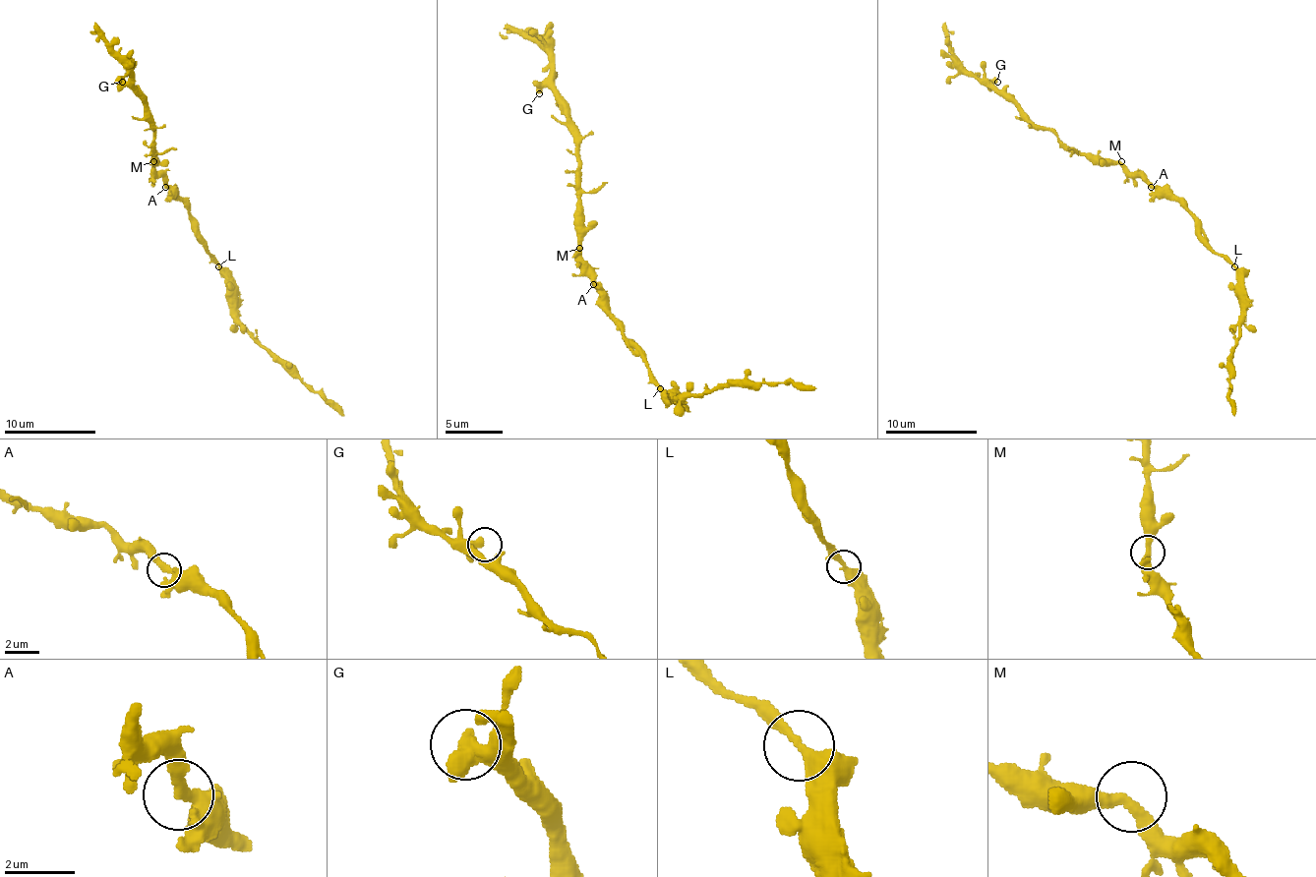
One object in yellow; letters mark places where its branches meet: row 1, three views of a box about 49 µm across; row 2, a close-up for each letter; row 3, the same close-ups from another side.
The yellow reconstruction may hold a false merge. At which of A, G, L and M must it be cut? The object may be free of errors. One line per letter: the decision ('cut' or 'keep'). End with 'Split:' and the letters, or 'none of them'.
A: keep
G: keep
L: keep
M: keep
Split: none of them

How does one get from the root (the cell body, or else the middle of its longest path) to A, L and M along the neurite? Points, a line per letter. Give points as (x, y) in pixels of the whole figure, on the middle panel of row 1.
A: (608, 302), (593, 284)
L: (608, 302), (608, 311), (616, 319), (633, 350), (644, 362), (647, 377), (659, 387)
M: (608, 302), (596, 287), (596, 279), (587, 270), (579, 248)

